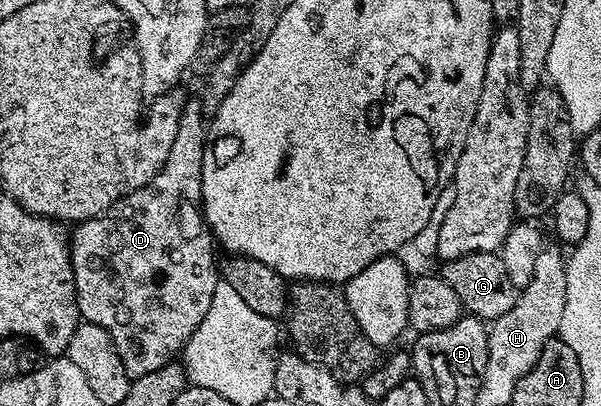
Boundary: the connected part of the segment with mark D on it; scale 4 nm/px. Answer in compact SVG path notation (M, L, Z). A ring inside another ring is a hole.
M188 100L179 121L178 132L175 133L174 144L170 148L170 156L166 156L166 164L160 169L158 176L154 176L154 180L150 180L150 184L146 184L142 188L122 196L98 217L79 223L70 234L74 284L76 285L76 299L80 305L81 319L90 324L98 324L98 328L106 328L114 348L120 353L122 368L126 368L129 379L147 376L150 372L165 366L167 362L173 361L183 351L184 346L190 340L190 336L194 336L198 324L202 324L206 312L210 312L210 300L214 300L214 288L218 281L218 254L212 251L214 239L208 223L204 220L202 203L200 201L202 196L202 164L204 163L205 145L206 115L204 107L199 101Z

